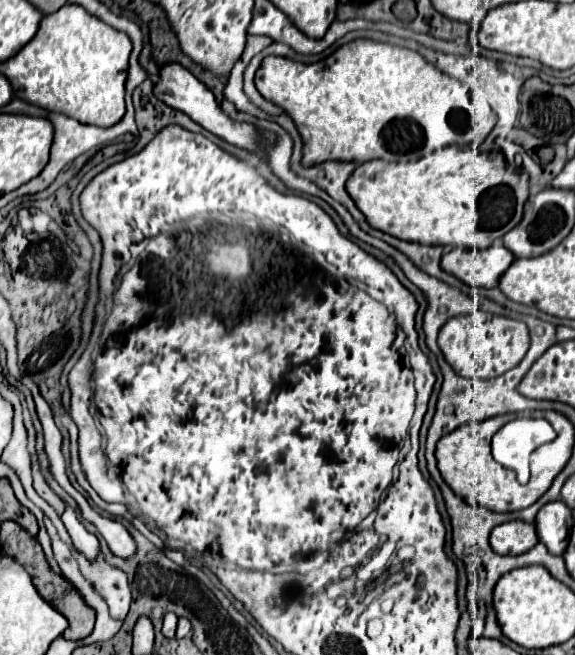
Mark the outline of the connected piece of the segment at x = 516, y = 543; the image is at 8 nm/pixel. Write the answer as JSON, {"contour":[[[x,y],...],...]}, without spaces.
{"contour":[[[508,521],[492,529],[490,545],[500,555],[520,555],[538,543],[538,533],[532,523]]]}

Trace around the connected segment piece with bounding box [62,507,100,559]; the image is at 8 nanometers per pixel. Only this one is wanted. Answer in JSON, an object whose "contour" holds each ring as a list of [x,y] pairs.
{"contour":[[[66,507],[66,511],[62,513],[62,521],[64,521],[64,525],[66,525],[66,529],[68,529],[70,537],[72,537],[74,547],[76,547],[80,553],[84,553],[88,559],[94,559],[94,557],[98,555],[98,551],[100,551],[98,539],[96,539],[96,535],[88,533],[86,527],[80,523],[76,509]]]}

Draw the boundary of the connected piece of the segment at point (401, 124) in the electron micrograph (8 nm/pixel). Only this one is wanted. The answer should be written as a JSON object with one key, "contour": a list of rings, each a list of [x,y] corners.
{"contour":[[[372,39],[346,43],[326,59],[310,65],[286,57],[266,57],[256,71],[256,87],[262,97],[280,105],[294,119],[304,139],[304,165],[316,165],[328,159],[356,163],[370,159],[414,161],[438,147],[466,147],[476,137],[486,139],[496,125],[494,113],[478,113],[464,85],[436,69],[418,51]]]}

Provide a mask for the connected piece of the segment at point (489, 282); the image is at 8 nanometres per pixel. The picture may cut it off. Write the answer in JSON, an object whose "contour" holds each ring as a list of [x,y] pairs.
{"contour":[[[496,243],[490,249],[452,249],[442,257],[442,269],[466,281],[472,287],[496,287],[498,279],[512,265],[514,257],[504,245]]]}

